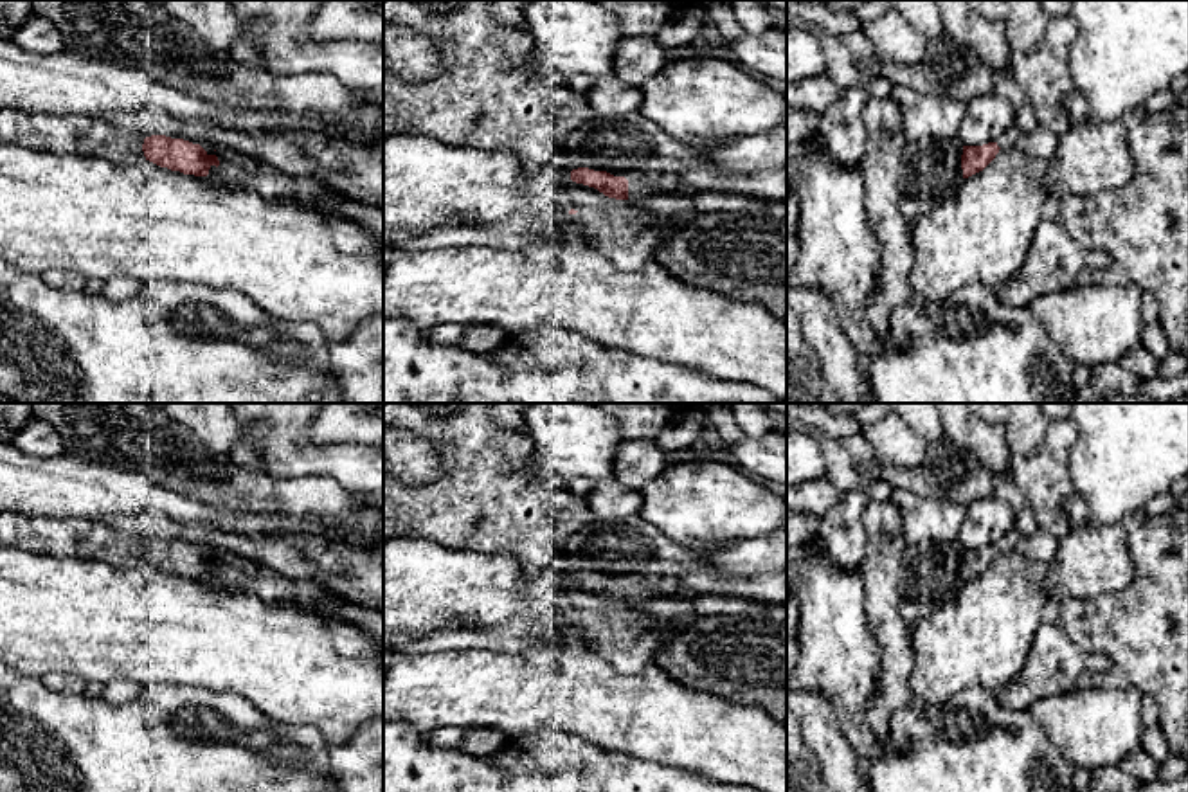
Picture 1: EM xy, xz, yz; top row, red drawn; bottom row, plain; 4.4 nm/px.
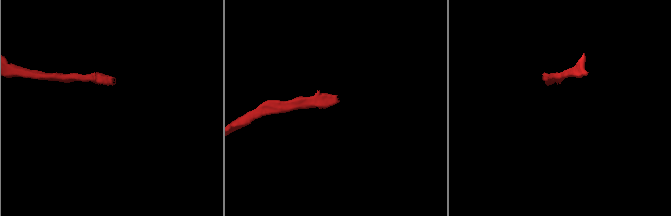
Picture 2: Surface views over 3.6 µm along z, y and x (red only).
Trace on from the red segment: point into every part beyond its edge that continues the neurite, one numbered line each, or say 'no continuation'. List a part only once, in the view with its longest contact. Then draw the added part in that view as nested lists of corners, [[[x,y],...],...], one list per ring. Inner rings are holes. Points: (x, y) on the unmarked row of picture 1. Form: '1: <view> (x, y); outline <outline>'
1: xy (236, 573); outline [[[209,545],[193,547],[200,547],[207,558],[216,558],[220,563],[218,571],[211,569],[209,578],[198,581],[214,589],[250,592],[270,603],[304,605],[322,616],[346,619],[383,644],[383,614],[380,610],[349,601],[319,581],[286,578],[256,560]]]

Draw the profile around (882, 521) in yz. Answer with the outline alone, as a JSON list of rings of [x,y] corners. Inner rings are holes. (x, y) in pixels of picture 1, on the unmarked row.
[[[869,499],[862,511],[862,522],[868,533],[868,545],[860,567],[866,581],[866,614],[869,634],[875,639],[880,653],[878,686],[875,695],[868,700],[864,707],[864,718],[869,729],[880,740],[887,740],[889,716],[914,700],[913,691],[909,688],[909,675],[913,670],[913,626],[902,617],[900,596],[896,590],[900,583],[902,558],[905,551],[904,518],[893,500],[877,502]]]

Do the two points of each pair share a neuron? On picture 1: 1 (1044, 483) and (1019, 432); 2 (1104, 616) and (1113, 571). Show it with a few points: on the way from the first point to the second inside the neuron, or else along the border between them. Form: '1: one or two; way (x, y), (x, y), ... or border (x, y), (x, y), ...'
1: two; border (1050, 422), (1044, 438), (1030, 452), (1014, 456)
2: two; border (1134, 560), (1125, 587), (1068, 598)

